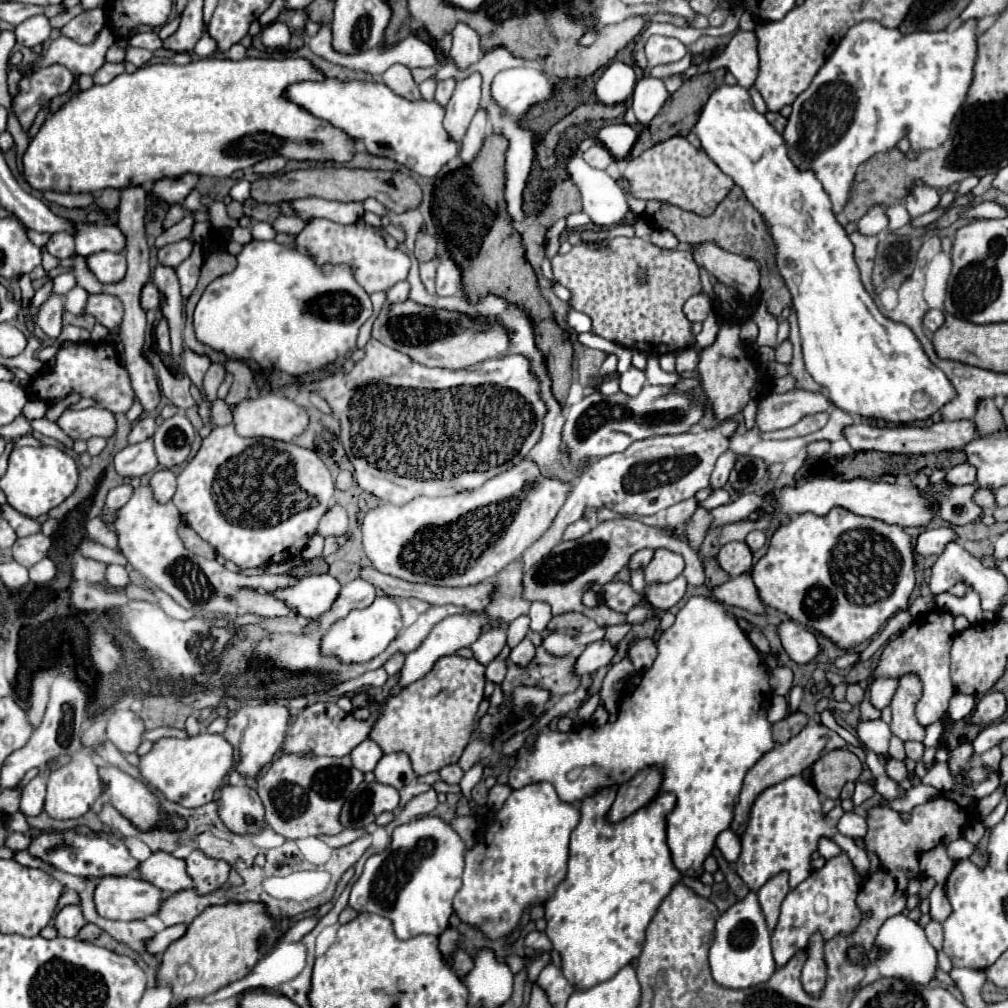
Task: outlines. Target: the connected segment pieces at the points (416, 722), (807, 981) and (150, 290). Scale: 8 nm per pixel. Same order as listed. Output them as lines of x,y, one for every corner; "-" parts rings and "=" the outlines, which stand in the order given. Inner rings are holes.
448,655
438,659
424,679
386,701
382,717
370,731
370,739
376,741
384,753
406,753
412,759
416,775
426,775
456,763
470,741
472,723
484,697
484,673
486,667
474,657
464,659
460,655
=
816,933
810,941
810,947
808,947
808,961
802,969
802,985
812,997
818,997
820,991
824,989
826,965
824,965
824,959
822,959
822,947
824,947
824,941
=
150,281
144,285
142,289
142,309
160,309
160,305
164,303
164,297
162,293
158,291
158,287

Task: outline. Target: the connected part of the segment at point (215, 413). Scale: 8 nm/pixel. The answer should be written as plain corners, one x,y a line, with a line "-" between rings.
216,399
216,401
212,403
210,423
212,423
214,427
216,427
216,425
228,425
228,423
232,423
232,411
230,411
230,407
228,407
224,401

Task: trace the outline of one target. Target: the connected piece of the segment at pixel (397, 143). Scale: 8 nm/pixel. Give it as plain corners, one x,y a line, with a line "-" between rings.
328,77
324,83
296,83
288,87
286,95
290,101
310,111
314,117
330,121
356,141
364,143
372,155
390,157
424,177
434,177
448,161
460,153
460,143
454,141
442,125
444,107
440,103
426,99
404,99
384,83
340,81

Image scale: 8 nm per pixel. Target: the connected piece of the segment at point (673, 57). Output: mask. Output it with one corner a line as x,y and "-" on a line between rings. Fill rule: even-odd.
652,35
646,43
646,57
648,57
648,69
656,65
668,65
676,63
686,55
686,47
682,41
674,37
662,37

